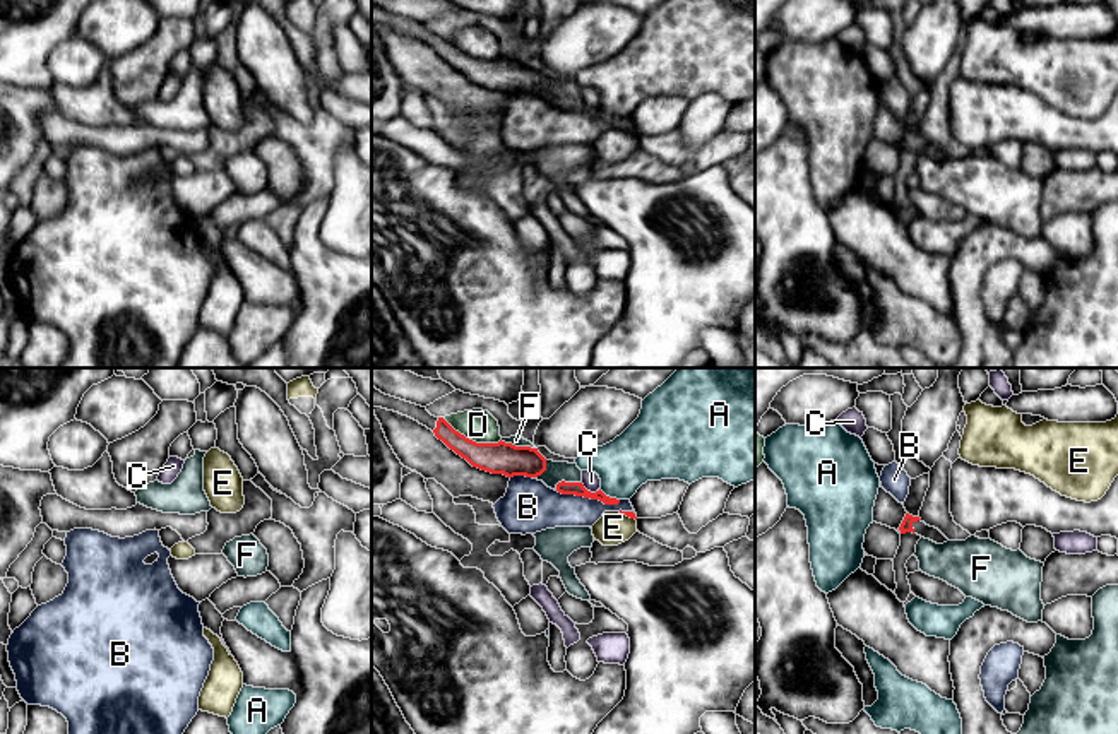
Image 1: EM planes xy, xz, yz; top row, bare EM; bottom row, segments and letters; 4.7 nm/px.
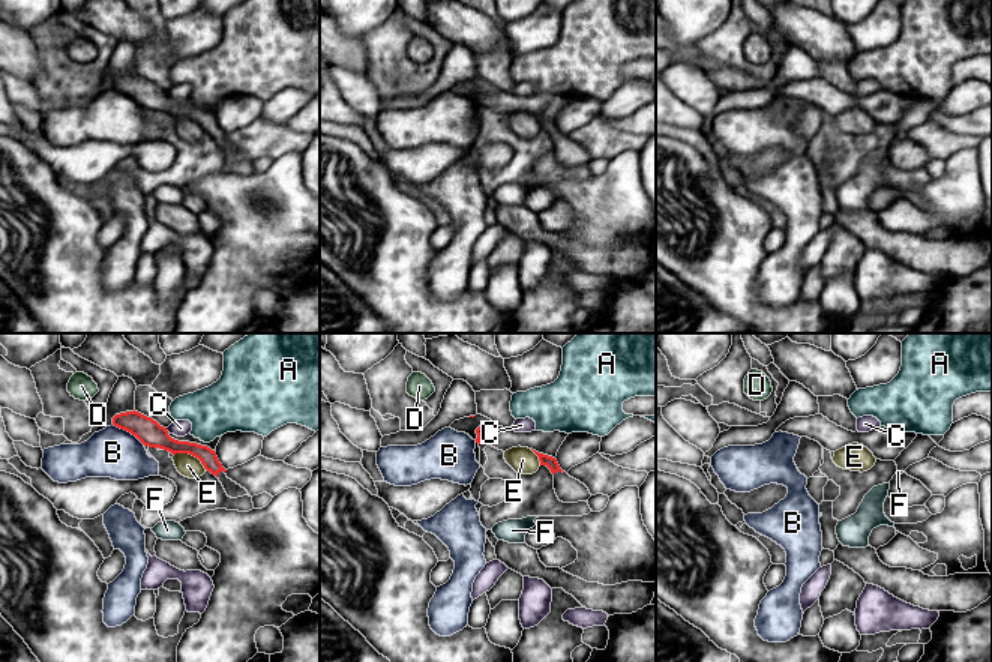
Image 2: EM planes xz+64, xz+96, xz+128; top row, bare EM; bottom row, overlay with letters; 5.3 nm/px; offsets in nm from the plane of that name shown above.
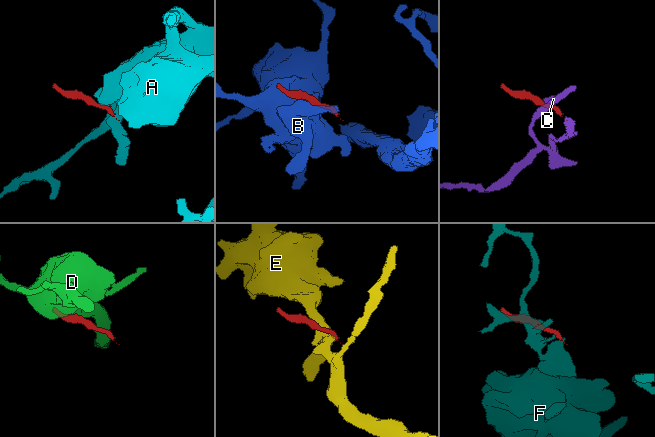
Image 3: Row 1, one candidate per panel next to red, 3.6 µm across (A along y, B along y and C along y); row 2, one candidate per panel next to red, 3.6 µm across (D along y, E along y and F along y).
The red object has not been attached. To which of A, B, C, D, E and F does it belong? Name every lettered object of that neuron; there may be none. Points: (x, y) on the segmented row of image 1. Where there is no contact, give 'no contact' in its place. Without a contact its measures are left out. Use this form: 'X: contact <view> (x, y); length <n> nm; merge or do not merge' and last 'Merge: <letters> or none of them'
A: contact xz (608, 497); length 110 nm; do not merge
B: contact xz (589, 497); length 300 nm; do not merge
C: contact xz (589, 491); length 100 nm; do not merge
D: contact xz (471, 440); length 300 nm; do not merge
E: contact xz (627, 515); length 100 nm; do not merge
F: contact xz (517, 447); length 170 nm; do not merge
Merge: none of them

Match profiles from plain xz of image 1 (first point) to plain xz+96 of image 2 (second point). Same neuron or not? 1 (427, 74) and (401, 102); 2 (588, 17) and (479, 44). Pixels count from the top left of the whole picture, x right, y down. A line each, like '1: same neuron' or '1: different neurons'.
1: different neurons
2: different neurons

